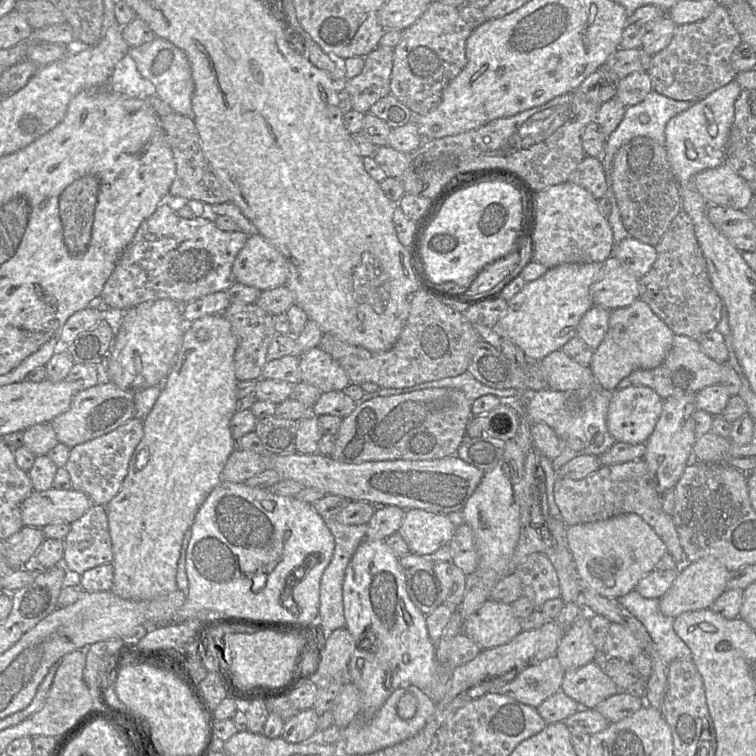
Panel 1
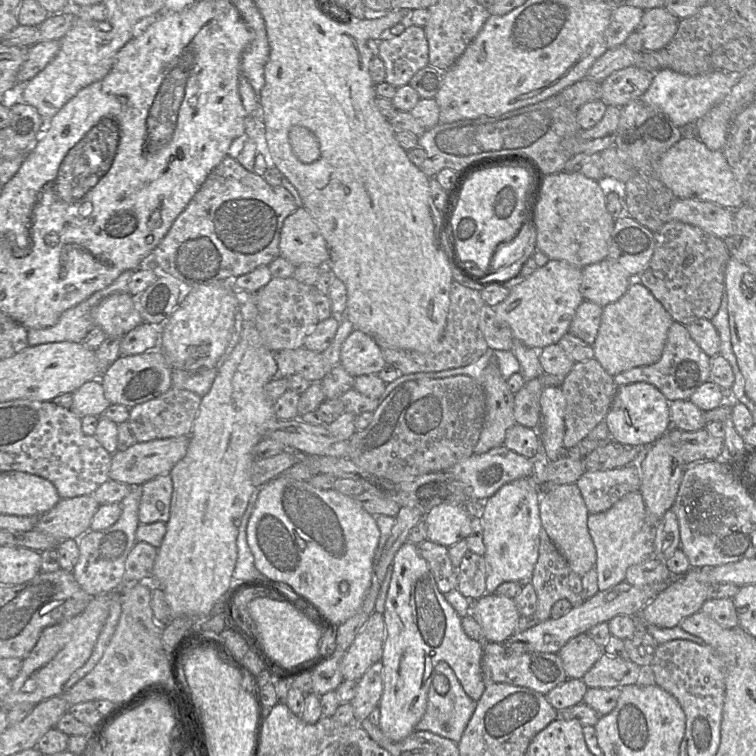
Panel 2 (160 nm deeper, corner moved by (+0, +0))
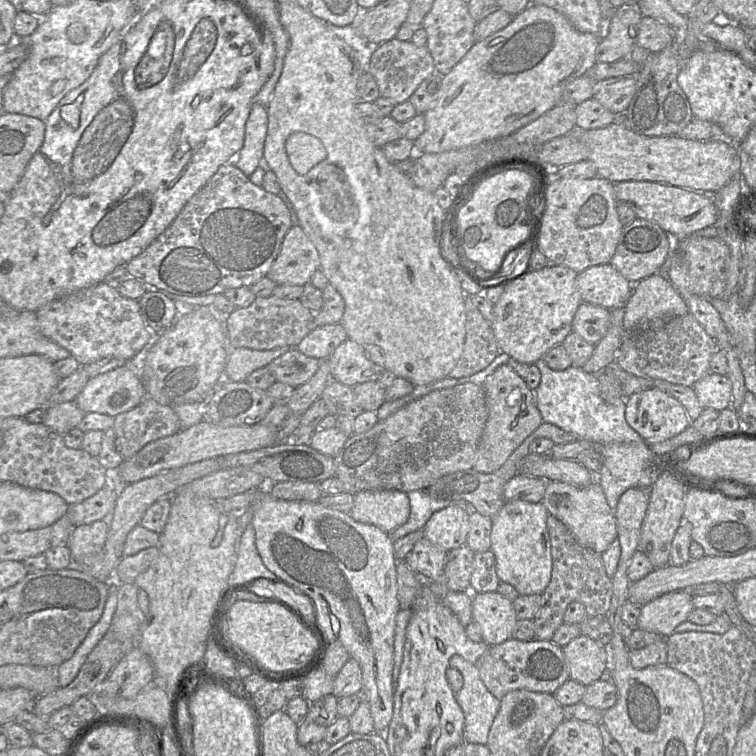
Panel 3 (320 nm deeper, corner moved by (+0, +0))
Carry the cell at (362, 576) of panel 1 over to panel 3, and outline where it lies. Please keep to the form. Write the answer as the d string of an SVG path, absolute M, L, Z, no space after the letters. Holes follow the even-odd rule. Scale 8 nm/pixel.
M453 655L449 659L449 666L456 668L464 681L462 688L455 693L465 718L463 741L486 745L490 728L500 708L500 700L484 685L476 664Z

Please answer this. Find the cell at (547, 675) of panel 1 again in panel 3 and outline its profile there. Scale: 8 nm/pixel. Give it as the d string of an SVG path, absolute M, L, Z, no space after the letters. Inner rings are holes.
M510 638L501 644L490 646L477 666L482 682L499 700L513 690L553 694L570 679L563 649L551 640L520 641Z

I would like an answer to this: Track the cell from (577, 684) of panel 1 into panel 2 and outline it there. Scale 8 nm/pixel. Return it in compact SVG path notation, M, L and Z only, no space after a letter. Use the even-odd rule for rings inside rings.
M602 653L582 680L588 688L621 688L636 684L641 669L630 659Z

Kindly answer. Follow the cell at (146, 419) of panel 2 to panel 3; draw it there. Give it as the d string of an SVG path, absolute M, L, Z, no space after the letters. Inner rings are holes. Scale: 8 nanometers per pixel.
M144 398L134 408L114 417L115 446L126 460L146 444L179 432L182 427L174 408Z

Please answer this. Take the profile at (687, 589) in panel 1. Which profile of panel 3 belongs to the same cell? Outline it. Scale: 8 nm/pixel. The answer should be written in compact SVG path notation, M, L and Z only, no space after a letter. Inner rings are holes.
M684 590L655 598L641 606L636 628L669 637L678 625L687 621L694 610L692 599Z

